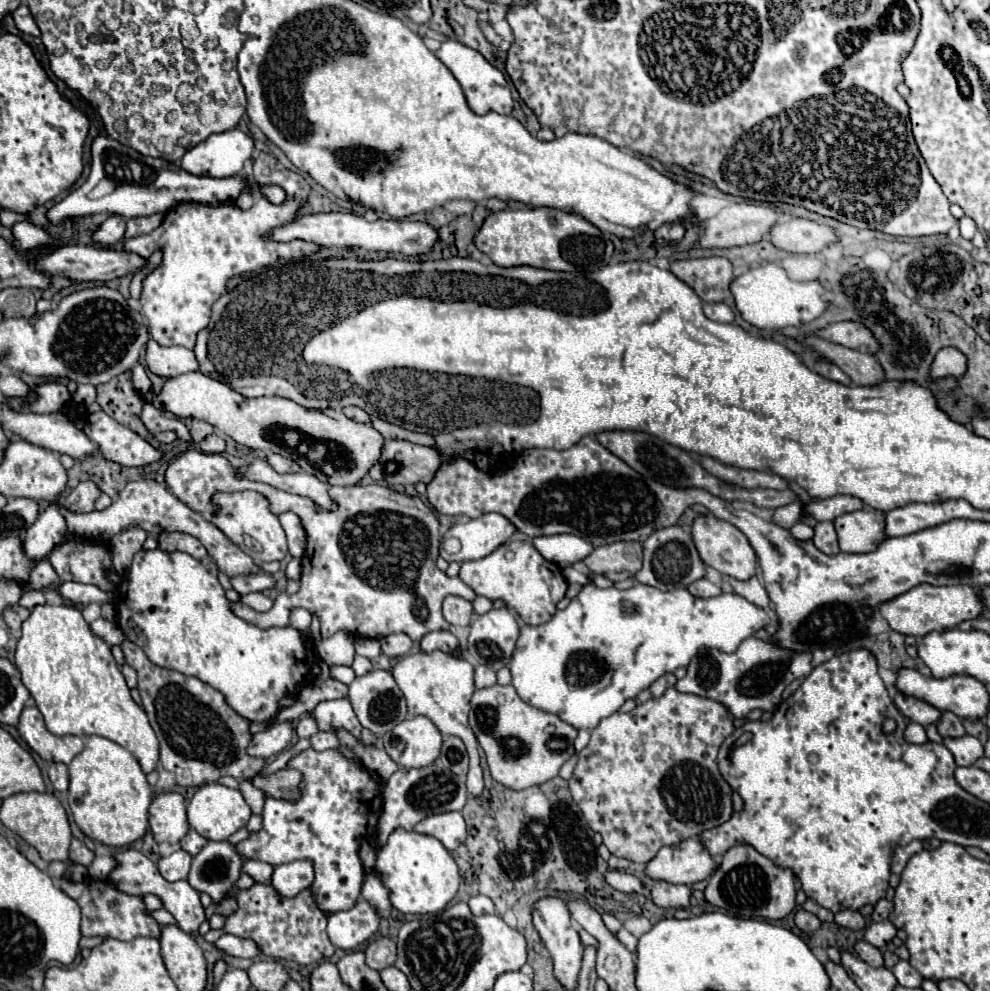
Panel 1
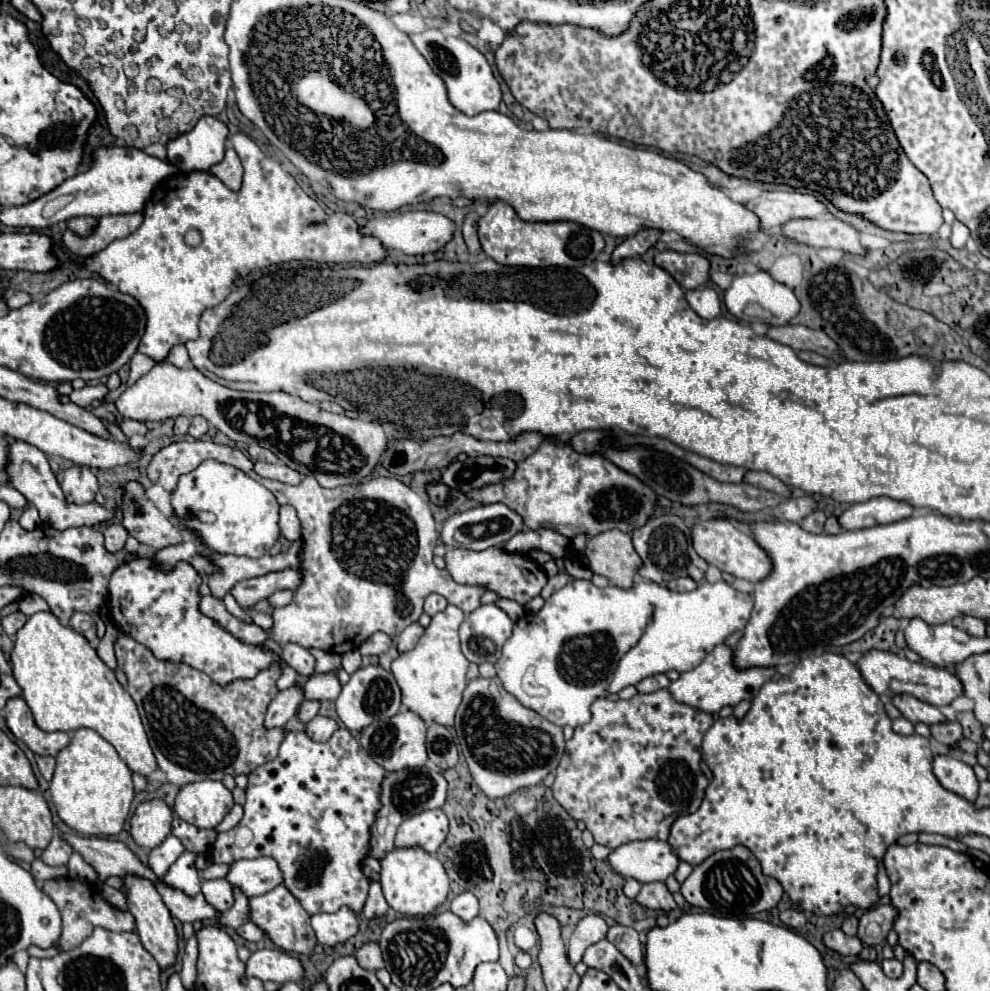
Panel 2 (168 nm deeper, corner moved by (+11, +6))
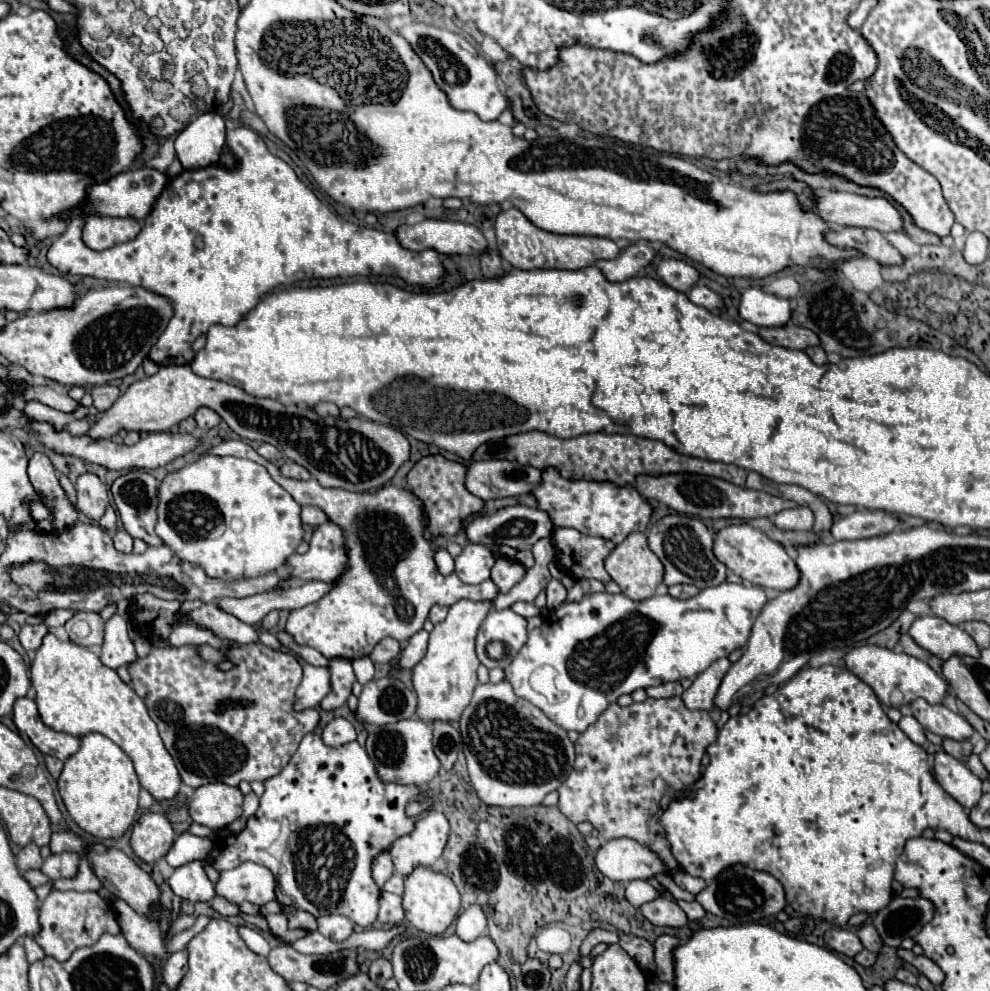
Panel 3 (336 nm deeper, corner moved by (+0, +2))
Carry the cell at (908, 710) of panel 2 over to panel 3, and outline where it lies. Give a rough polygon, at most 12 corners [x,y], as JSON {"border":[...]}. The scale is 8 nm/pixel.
{"border":[[924,698],[910,712],[924,730],[942,738],[966,740],[974,728],[944,704]]}

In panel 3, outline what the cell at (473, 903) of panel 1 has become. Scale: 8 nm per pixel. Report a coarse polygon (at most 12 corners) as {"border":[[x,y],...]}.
{"border":[[480,904],[466,908],[456,934],[472,942],[486,934],[486,914]]}

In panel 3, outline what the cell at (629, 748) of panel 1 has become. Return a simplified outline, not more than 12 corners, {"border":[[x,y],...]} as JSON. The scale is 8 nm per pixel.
{"border":[[680,696],[612,704],[558,788],[574,824],[646,844],[716,740]]}

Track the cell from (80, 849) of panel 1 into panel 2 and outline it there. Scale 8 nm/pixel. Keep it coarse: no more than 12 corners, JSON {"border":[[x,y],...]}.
{"border":[[55,834],[43,850],[47,866],[65,866],[73,848]]}

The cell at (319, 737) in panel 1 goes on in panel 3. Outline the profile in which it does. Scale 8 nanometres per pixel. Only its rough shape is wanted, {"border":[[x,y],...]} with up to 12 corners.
{"border":[[334,718],[322,730],[326,746],[356,740],[356,730],[346,718]]}

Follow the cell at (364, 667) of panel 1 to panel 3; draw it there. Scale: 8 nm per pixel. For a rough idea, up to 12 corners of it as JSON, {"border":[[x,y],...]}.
{"border":[[368,656],[354,660],[360,684],[374,678],[374,664]]}

